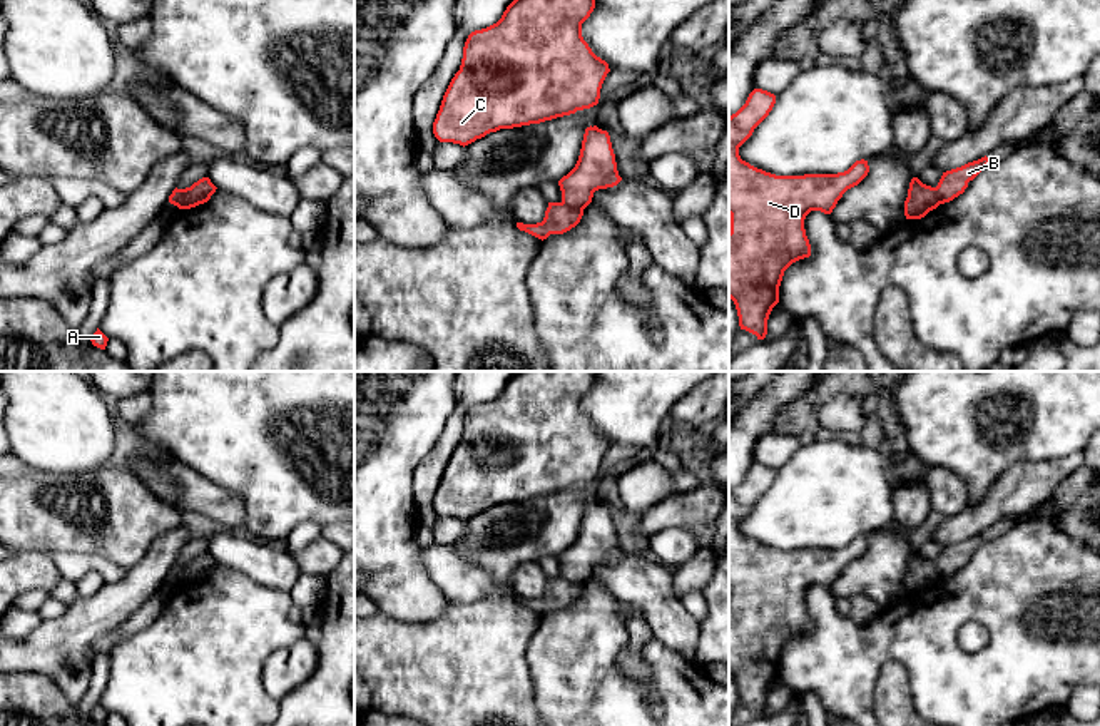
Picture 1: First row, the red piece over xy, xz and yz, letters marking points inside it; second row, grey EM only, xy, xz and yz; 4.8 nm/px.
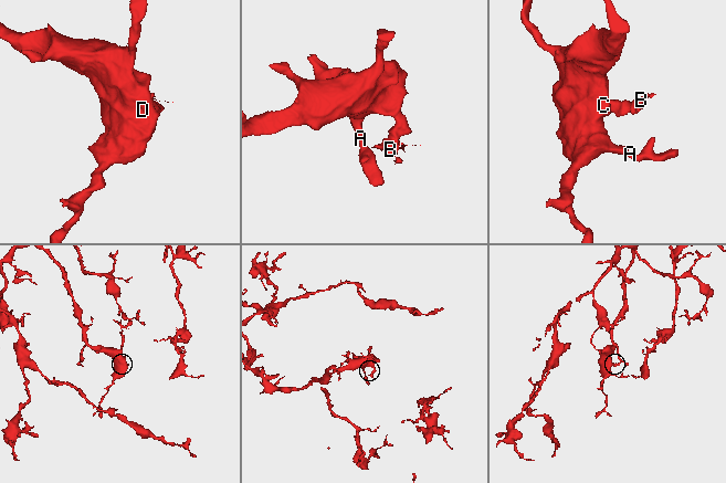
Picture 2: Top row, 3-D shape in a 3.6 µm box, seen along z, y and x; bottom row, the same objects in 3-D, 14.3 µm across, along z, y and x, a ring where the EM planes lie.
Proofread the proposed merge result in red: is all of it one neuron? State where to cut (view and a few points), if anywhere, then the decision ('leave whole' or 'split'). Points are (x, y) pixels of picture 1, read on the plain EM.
cut xy (189, 562), (181, 582); split

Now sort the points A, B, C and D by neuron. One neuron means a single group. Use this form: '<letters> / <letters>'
A C D / B

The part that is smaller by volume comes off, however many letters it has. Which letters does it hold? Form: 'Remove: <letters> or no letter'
Remove: B

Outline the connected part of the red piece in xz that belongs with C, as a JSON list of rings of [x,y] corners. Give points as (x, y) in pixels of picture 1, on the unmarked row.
[[[517,371],[502,393],[468,410],[460,445],[451,453],[436,493],[433,509],[440,517],[468,520],[500,504],[540,498],[575,488],[598,478],[602,458],[610,447],[582,412],[582,398],[595,383],[597,371]]]

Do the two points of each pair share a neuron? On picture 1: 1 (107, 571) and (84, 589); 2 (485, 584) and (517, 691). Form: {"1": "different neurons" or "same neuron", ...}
{"1": "different neurons", "2": "different neurons"}

